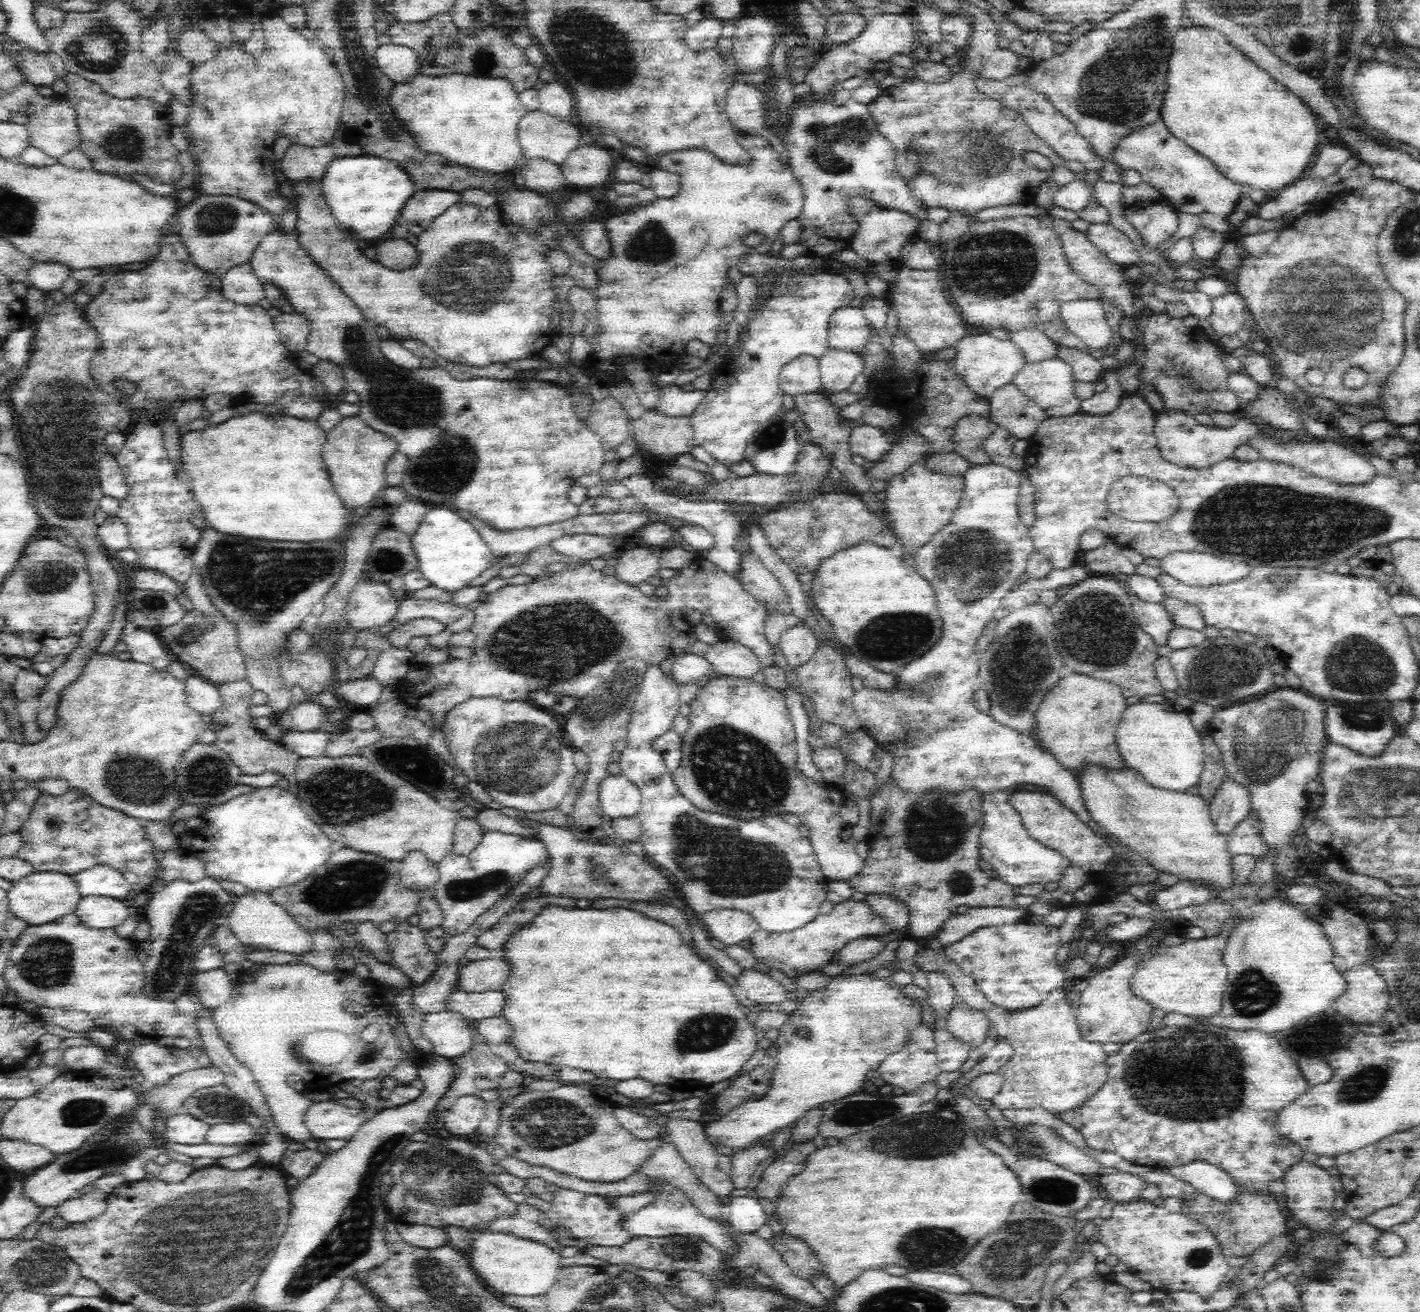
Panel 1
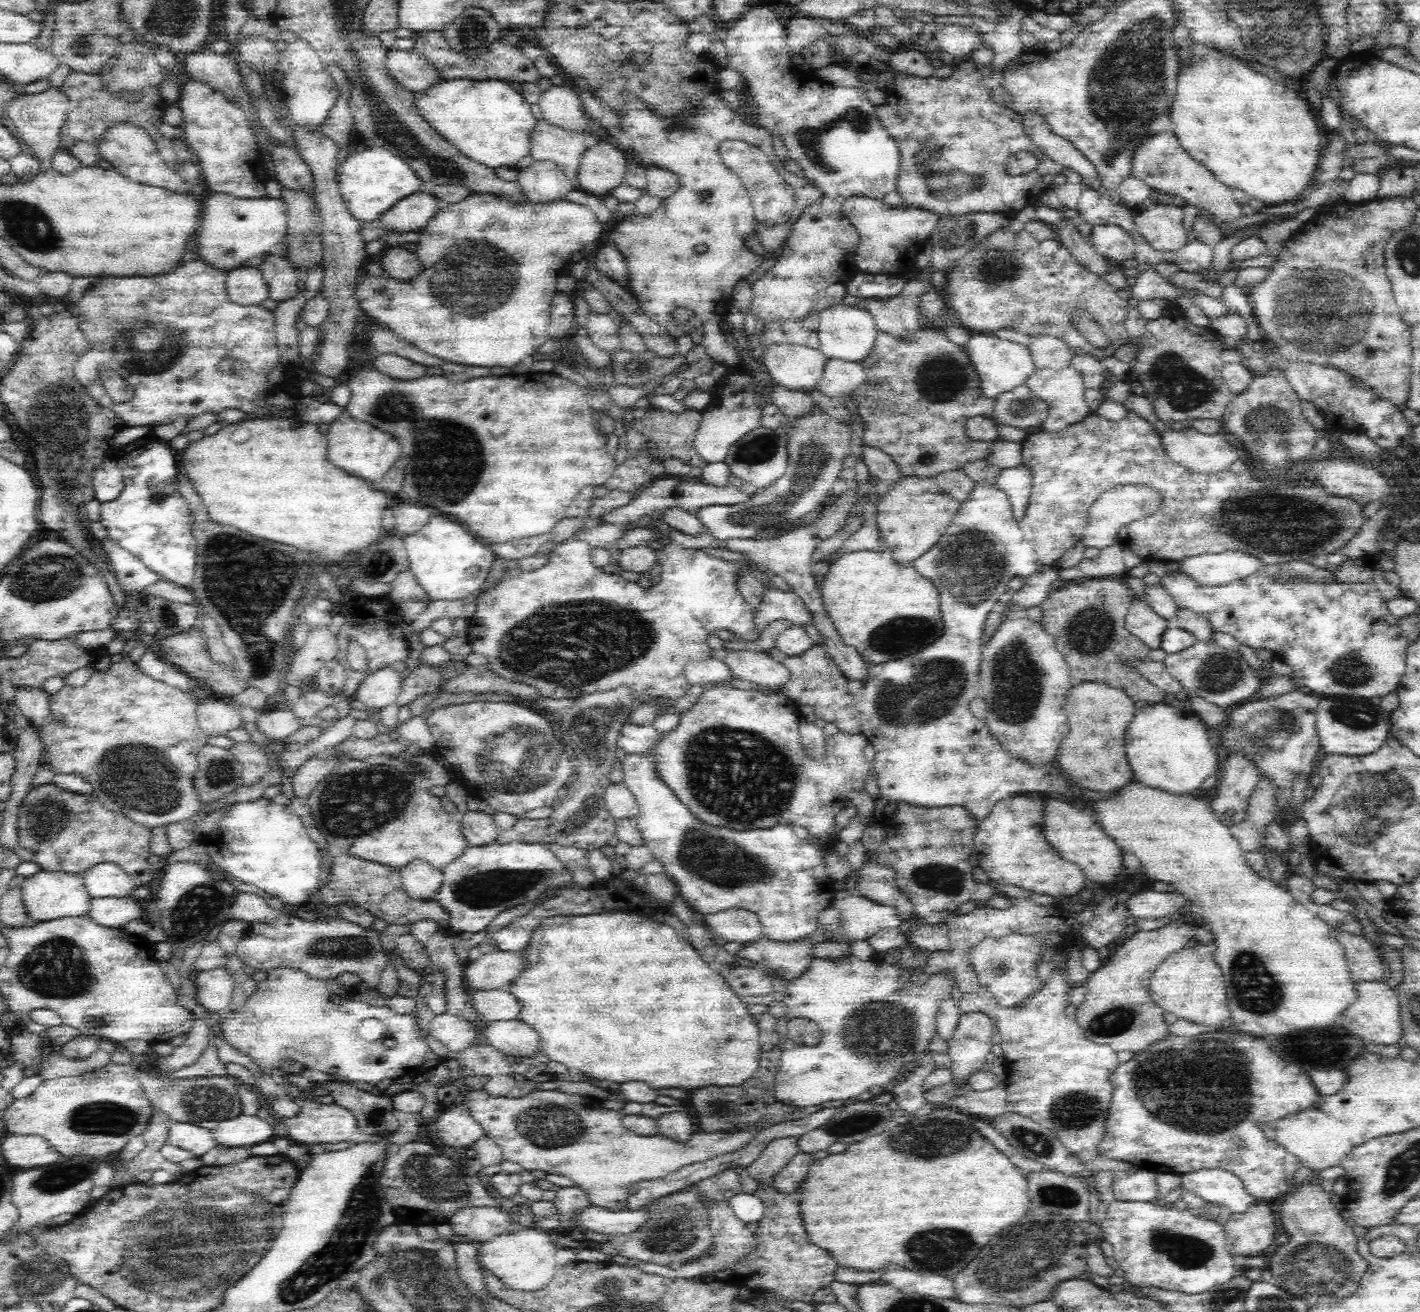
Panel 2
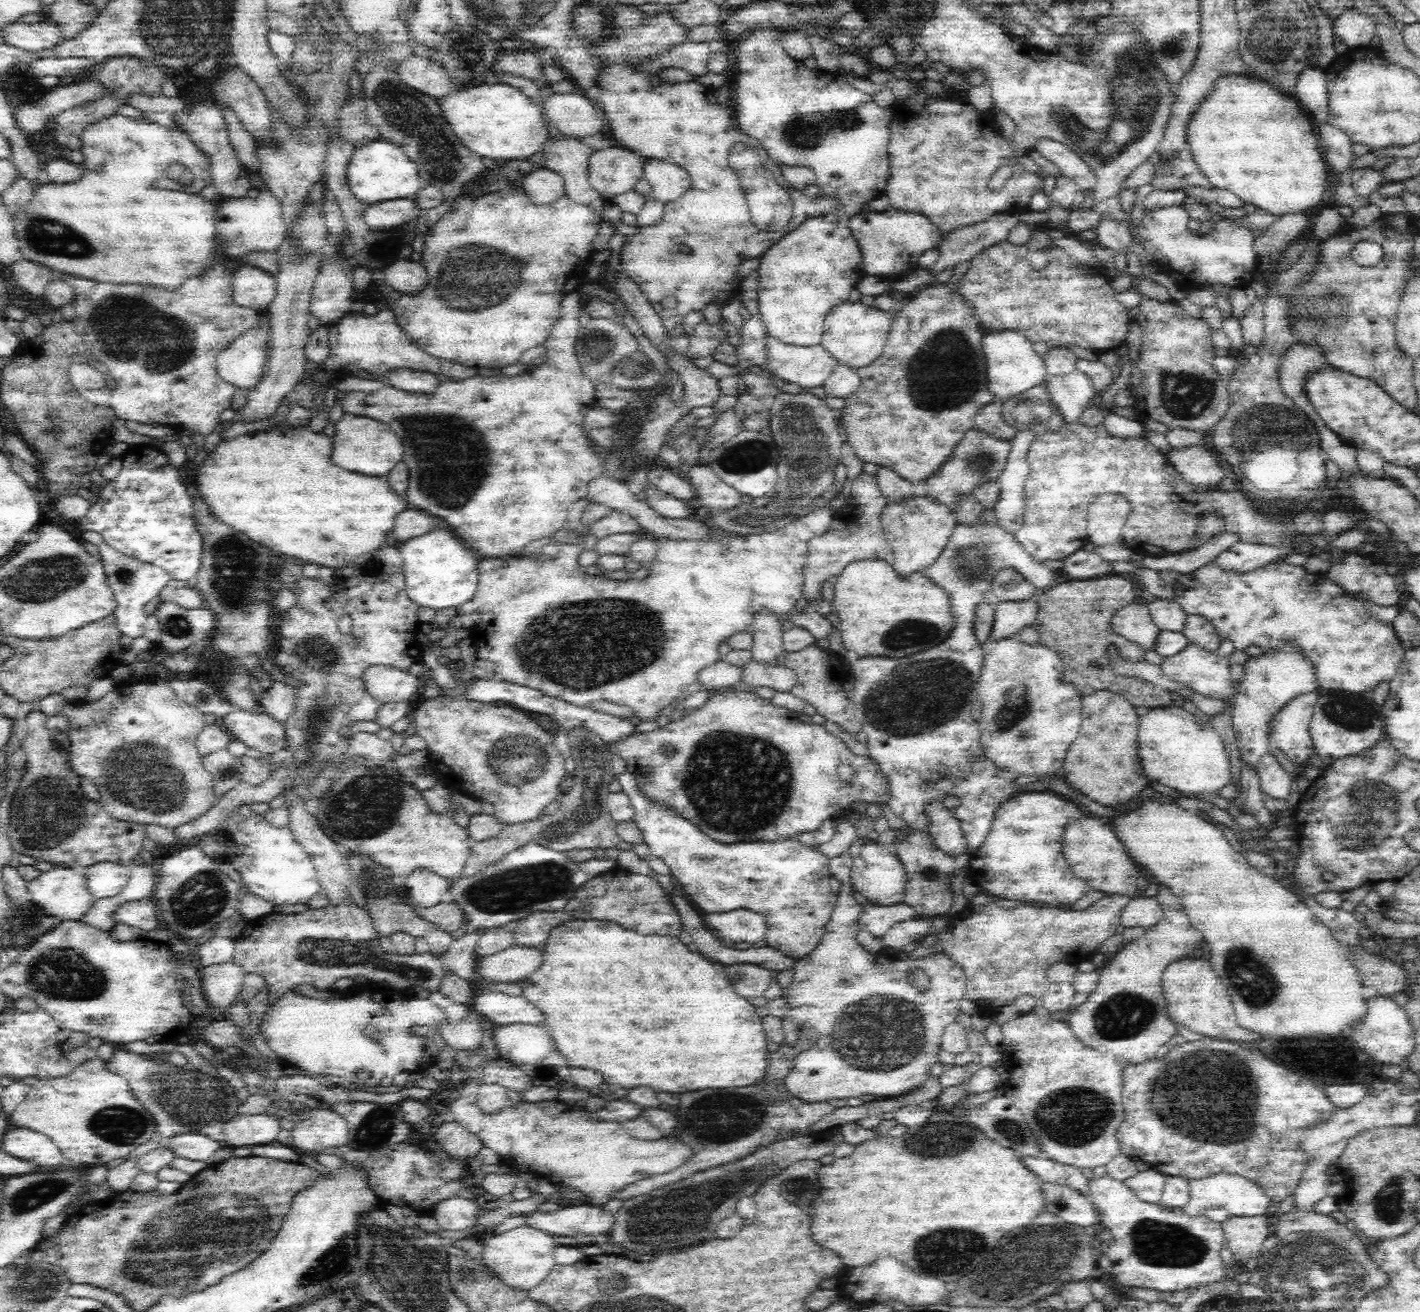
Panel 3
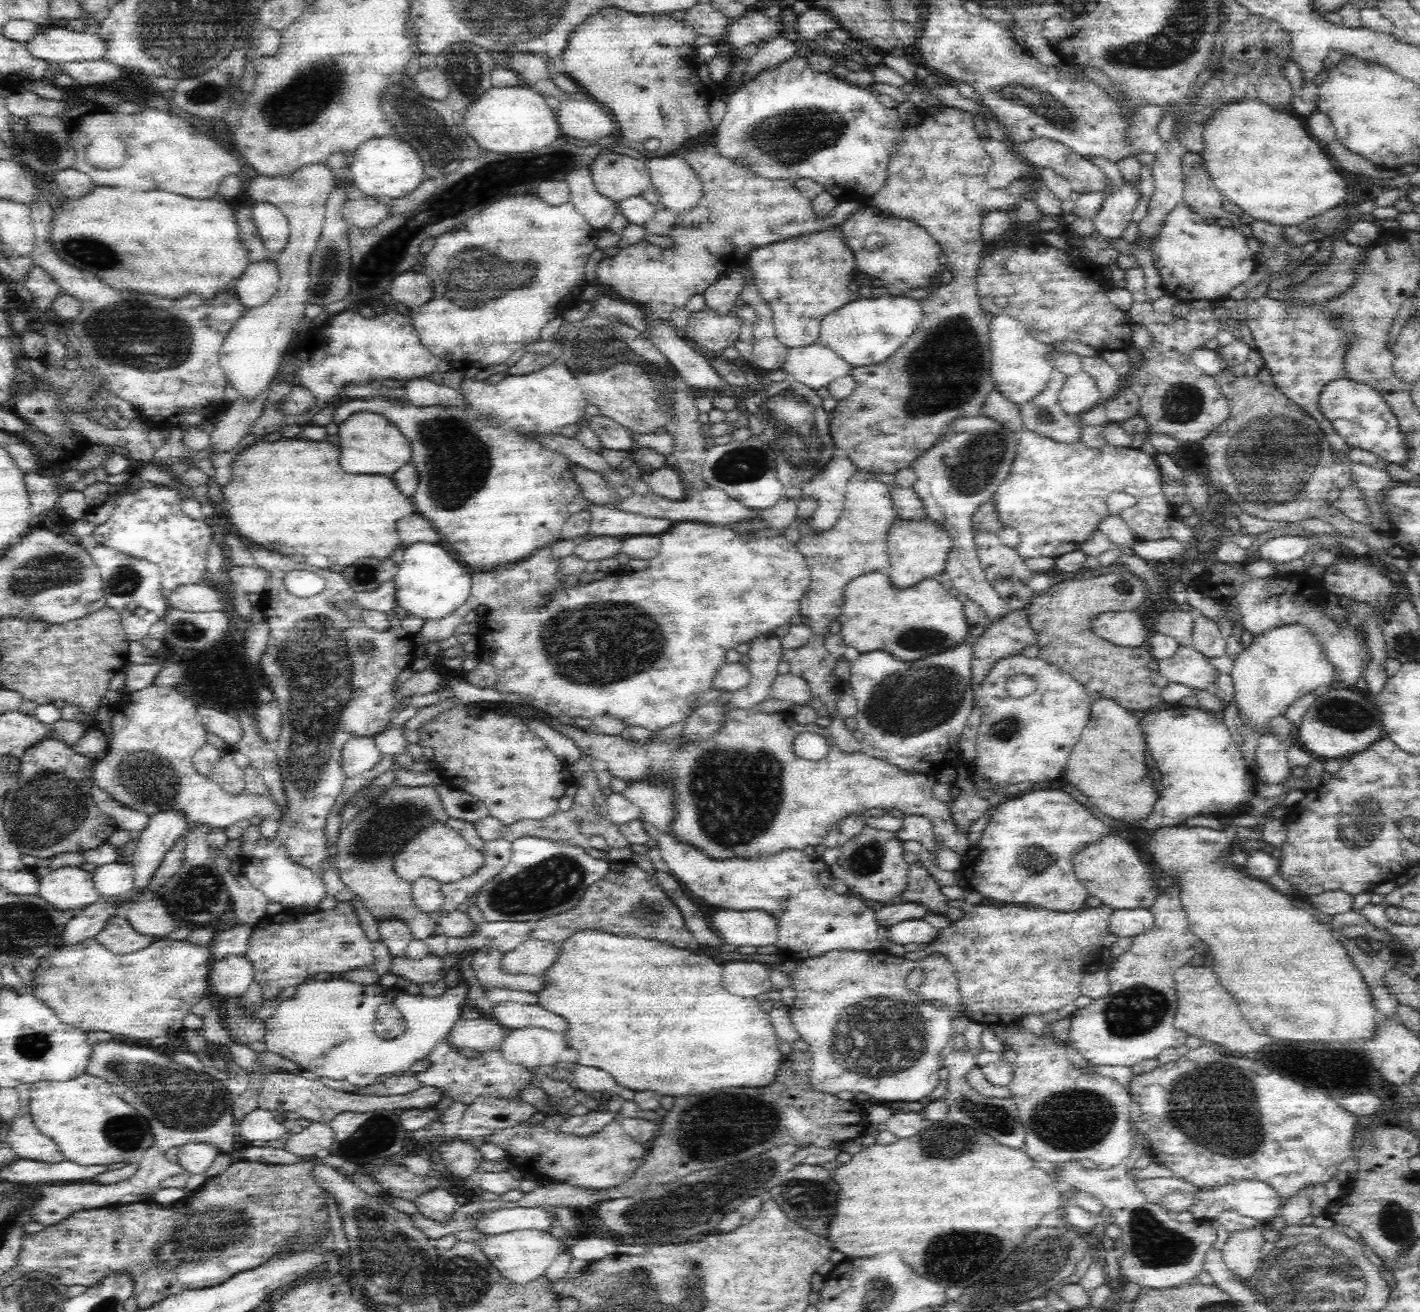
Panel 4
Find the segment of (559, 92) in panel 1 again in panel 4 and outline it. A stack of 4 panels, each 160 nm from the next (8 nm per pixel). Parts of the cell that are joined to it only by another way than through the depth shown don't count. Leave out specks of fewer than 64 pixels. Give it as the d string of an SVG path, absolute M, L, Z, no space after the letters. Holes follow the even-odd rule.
M568 100L559 106L555 113L563 136L580 142L594 142L612 136L614 117L594 100Z

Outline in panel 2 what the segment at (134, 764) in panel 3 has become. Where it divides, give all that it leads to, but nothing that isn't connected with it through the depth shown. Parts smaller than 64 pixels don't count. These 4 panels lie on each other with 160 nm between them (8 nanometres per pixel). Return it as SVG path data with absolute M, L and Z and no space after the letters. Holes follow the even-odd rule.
M124 656L124 660L118 663L112 663L106 673L94 671L92 677L82 687L72 688L68 685L61 684L57 693L49 698L50 719L48 724L44 725L40 732L40 740L43 742L47 760L51 767L57 773L76 774L87 780L93 788L92 794L99 798L100 803L106 810L110 810L118 815L122 815L135 825L144 826L148 829L165 826L173 822L182 822L187 818L194 816L201 810L201 798L198 789L195 787L193 778L198 772L199 764L197 763L196 752L207 745L204 733L199 729L198 723L198 702L192 693L184 693L164 682L146 676L138 668L137 663L130 660L130 656Z

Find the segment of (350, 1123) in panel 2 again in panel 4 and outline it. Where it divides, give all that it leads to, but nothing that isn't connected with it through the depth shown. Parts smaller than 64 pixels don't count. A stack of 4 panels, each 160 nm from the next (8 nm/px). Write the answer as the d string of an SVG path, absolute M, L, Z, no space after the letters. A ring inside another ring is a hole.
M312 1123L300 1133L294 1133L285 1142L286 1152L299 1156L301 1160L311 1160L318 1150L326 1150L332 1144L330 1123Z

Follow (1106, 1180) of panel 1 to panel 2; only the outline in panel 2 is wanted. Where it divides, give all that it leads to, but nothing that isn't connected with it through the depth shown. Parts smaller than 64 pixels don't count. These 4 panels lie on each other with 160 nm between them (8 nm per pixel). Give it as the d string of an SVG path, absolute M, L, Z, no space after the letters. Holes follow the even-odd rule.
M1146 1169L1116 1171L1112 1184L1113 1196L1124 1200L1151 1202L1160 1198L1157 1174Z

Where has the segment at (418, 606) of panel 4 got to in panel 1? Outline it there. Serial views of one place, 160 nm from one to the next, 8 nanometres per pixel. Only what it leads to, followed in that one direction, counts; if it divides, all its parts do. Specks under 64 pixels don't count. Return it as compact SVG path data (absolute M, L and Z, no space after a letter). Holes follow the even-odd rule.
M430 508L418 530L410 535L411 547L418 558L418 571L430 586L456 594L491 568L494 557L490 547L472 524L446 508Z

